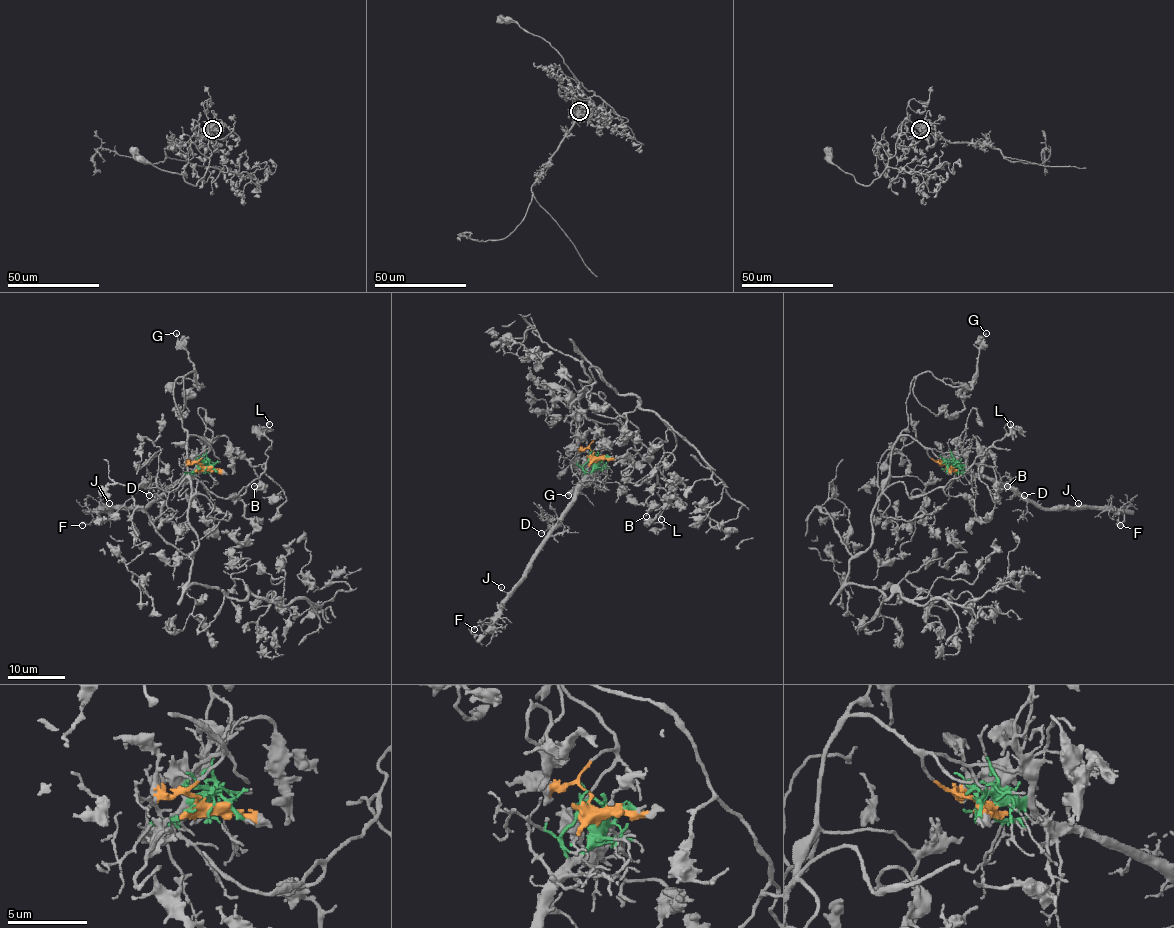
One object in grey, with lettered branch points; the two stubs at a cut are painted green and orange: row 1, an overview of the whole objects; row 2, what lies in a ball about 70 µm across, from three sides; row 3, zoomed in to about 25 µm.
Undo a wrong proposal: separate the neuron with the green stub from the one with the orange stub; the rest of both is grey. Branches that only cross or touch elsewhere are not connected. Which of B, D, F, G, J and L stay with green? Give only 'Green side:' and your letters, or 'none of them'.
Green side: D, F, J

